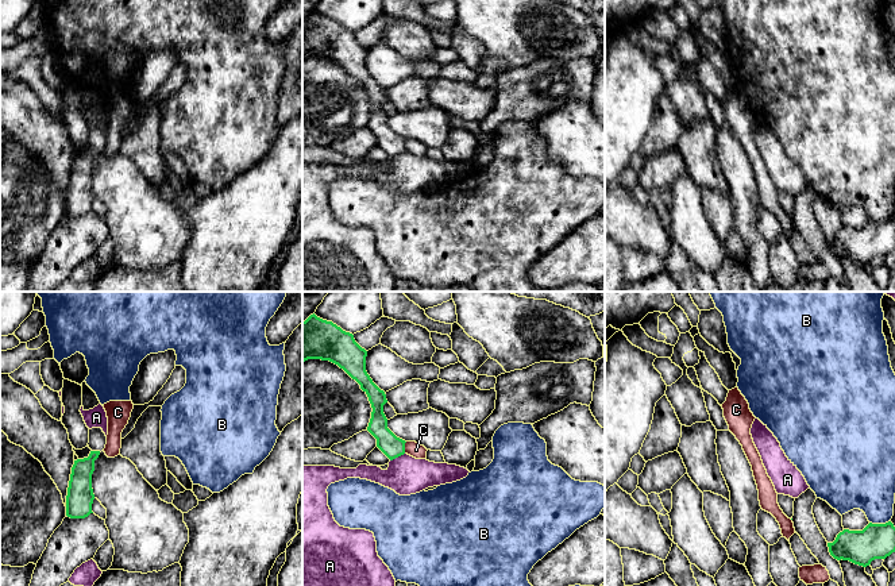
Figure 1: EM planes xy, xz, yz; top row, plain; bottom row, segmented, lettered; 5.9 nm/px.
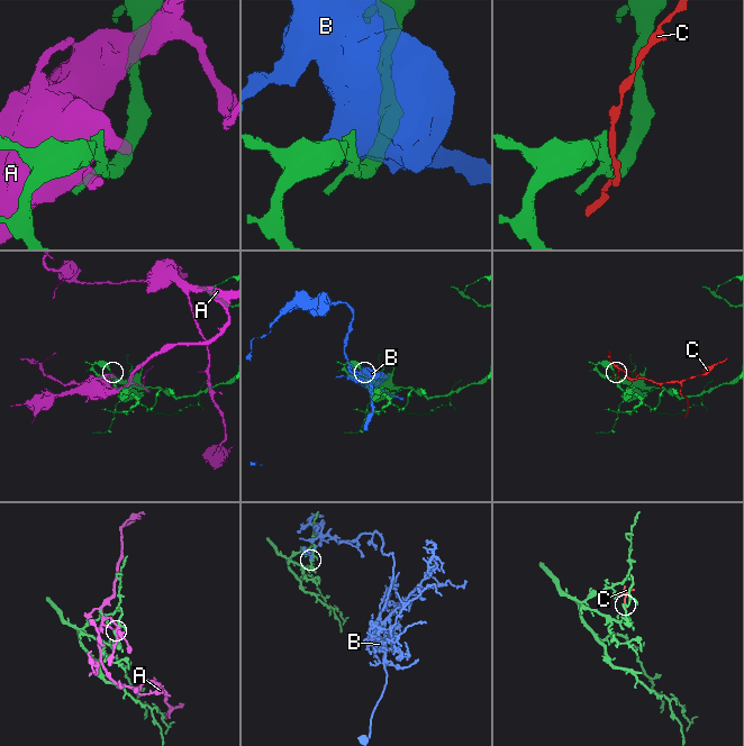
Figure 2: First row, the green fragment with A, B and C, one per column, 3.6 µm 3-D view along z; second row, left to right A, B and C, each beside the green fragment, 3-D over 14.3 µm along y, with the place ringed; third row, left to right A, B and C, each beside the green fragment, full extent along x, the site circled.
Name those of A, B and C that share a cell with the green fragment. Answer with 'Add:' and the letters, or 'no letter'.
Add: no letter

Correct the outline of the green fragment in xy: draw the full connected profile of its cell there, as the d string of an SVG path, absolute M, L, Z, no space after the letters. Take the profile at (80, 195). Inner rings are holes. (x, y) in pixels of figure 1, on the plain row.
M90 149L88 155L74 158L66 193L66 213L70 216L85 216L93 211L92 171L99 153L100 149Z

